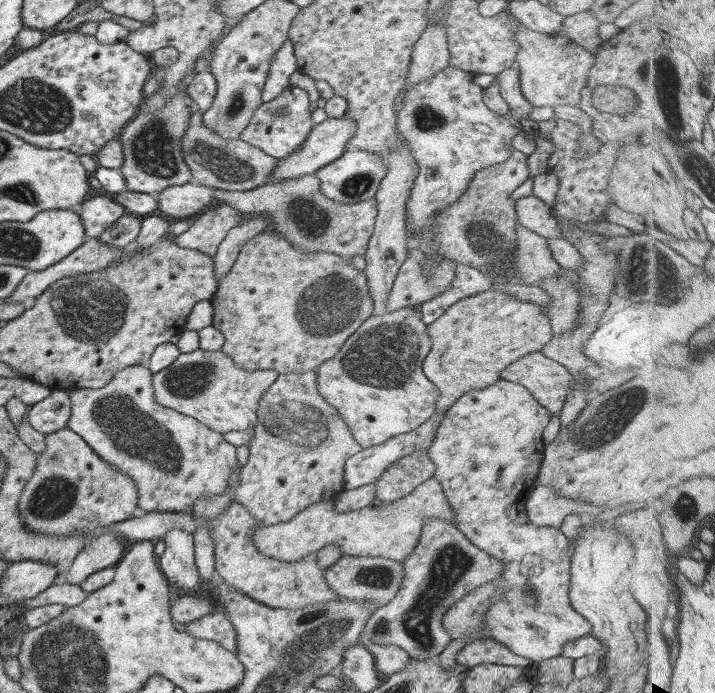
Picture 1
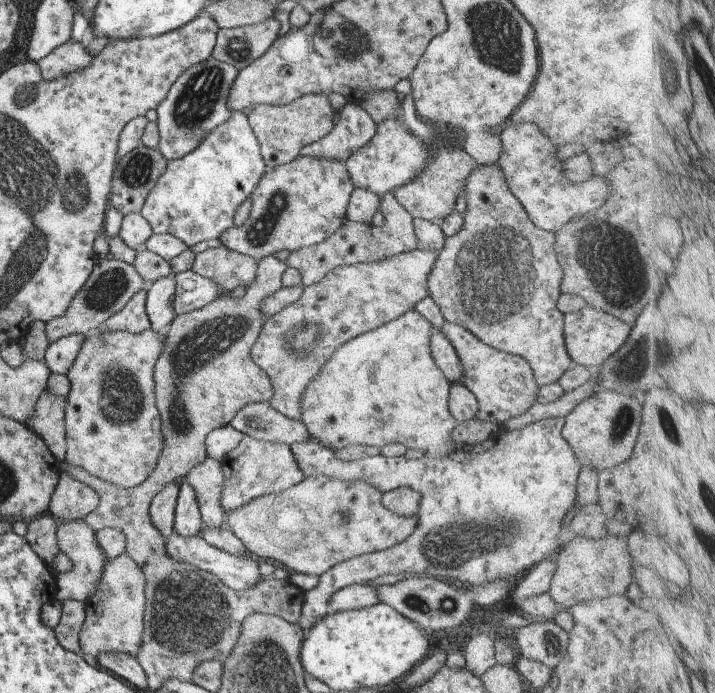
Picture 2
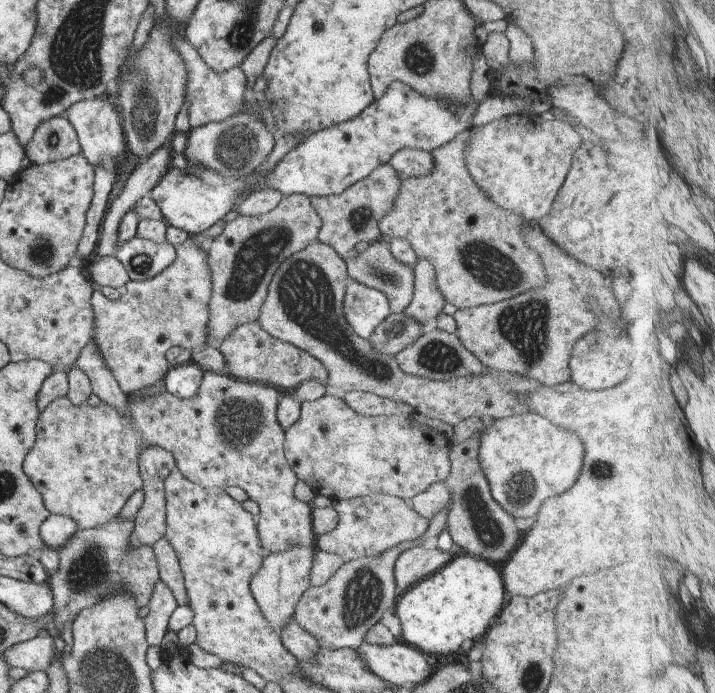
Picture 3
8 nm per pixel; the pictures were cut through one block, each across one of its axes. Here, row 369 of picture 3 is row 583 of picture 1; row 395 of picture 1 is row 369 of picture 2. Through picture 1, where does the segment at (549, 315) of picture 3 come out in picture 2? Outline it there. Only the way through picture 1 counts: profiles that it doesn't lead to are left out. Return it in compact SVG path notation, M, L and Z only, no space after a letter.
M452 321L442 322L439 329L451 343L461 363L463 376L461 376L460 384L476 398L478 409L475 420L481 420L481 422L485 420L489 424L498 425L509 418L521 416L525 410L537 402L538 386L535 384L529 364L523 358L483 344L462 325Z

